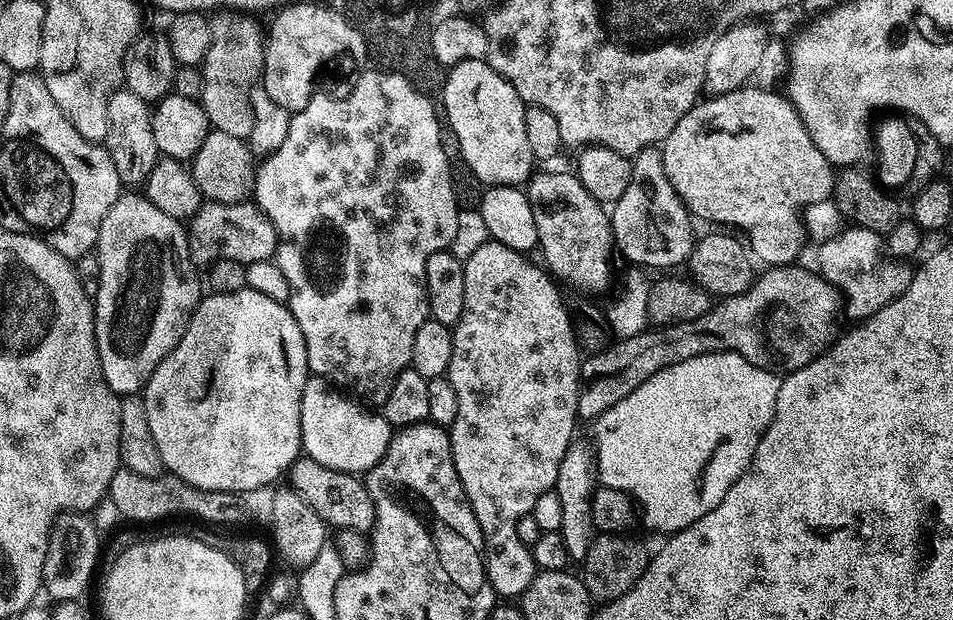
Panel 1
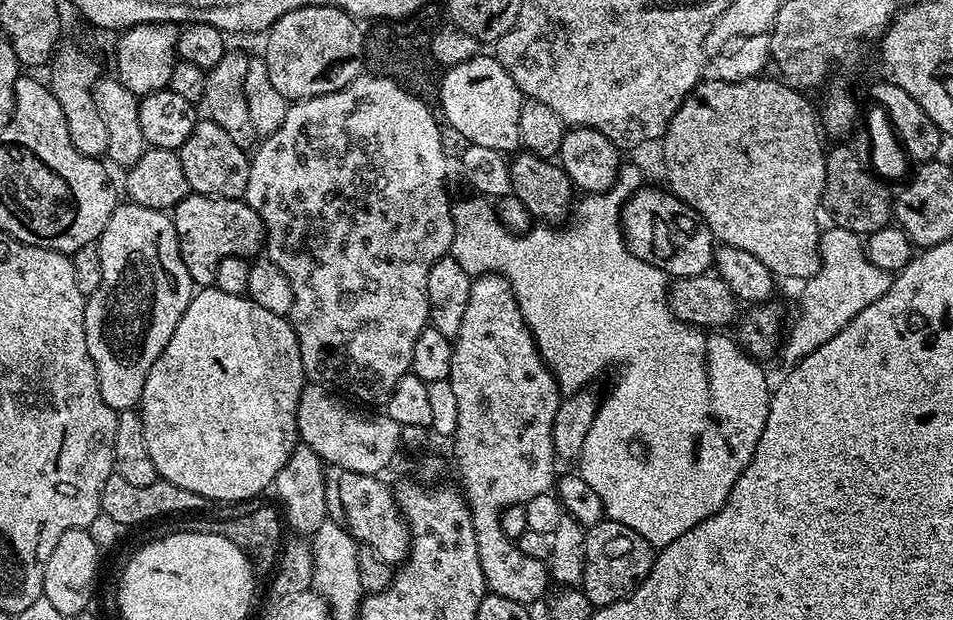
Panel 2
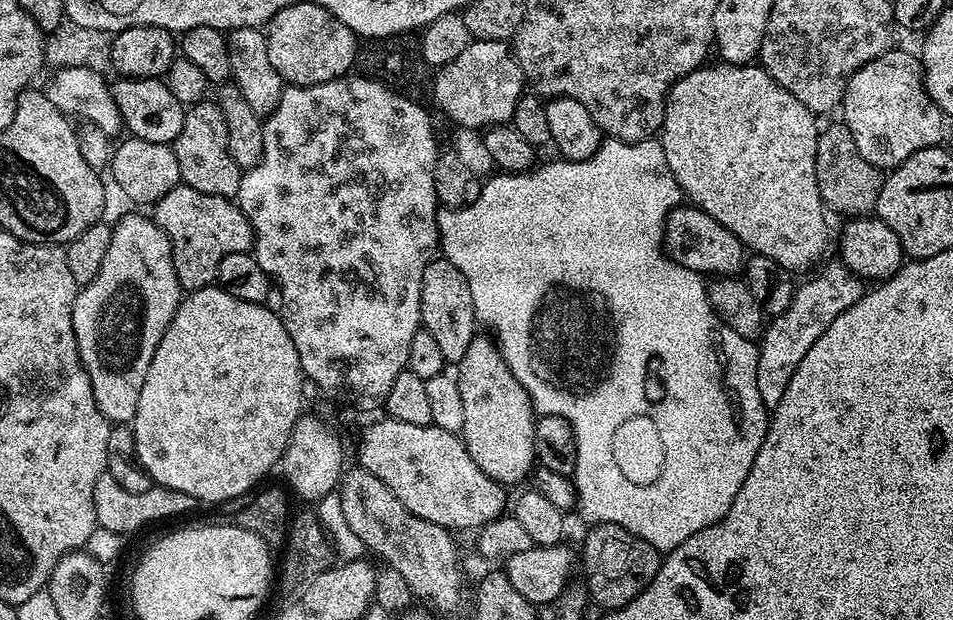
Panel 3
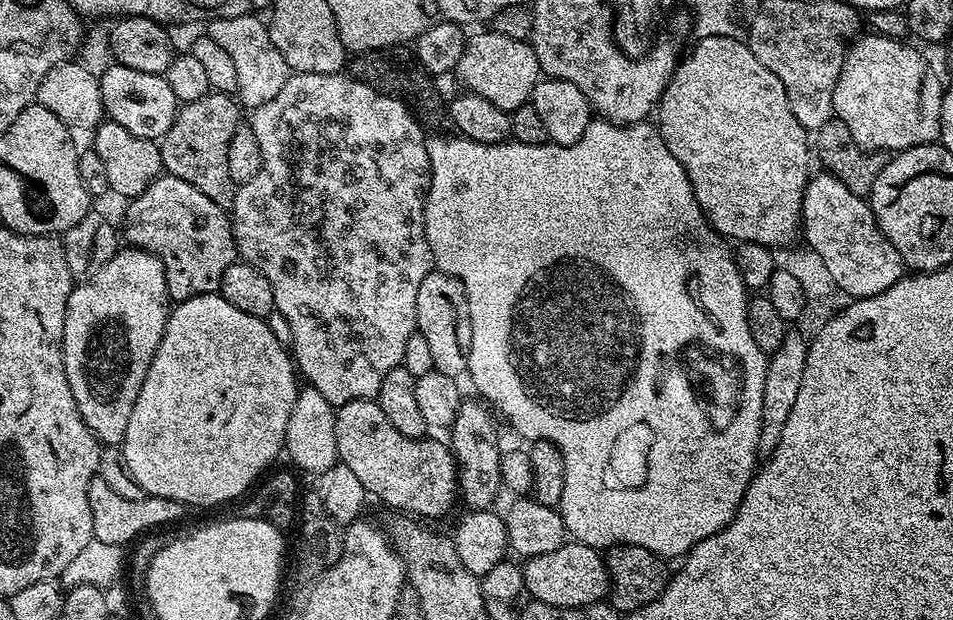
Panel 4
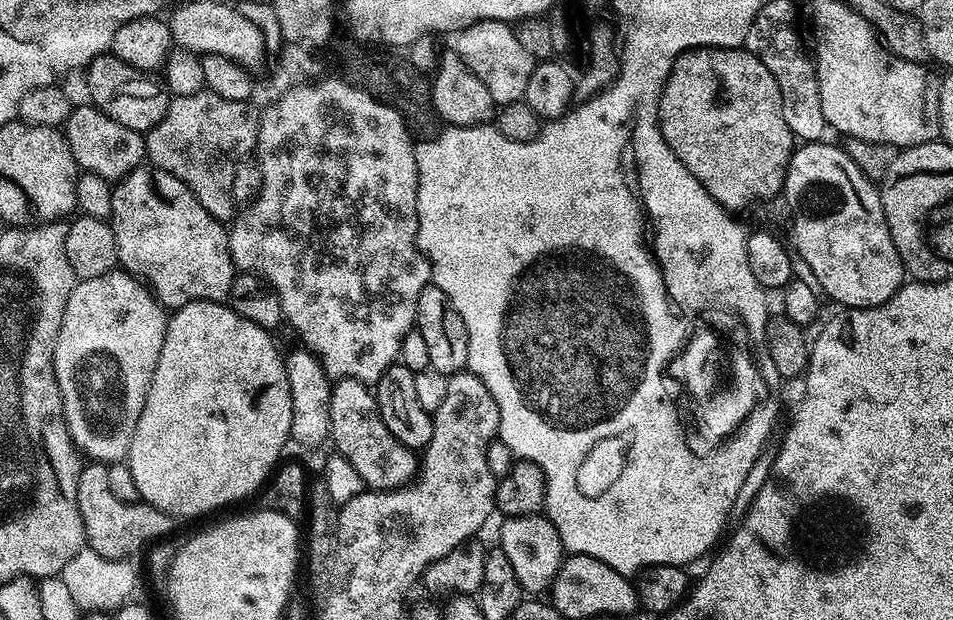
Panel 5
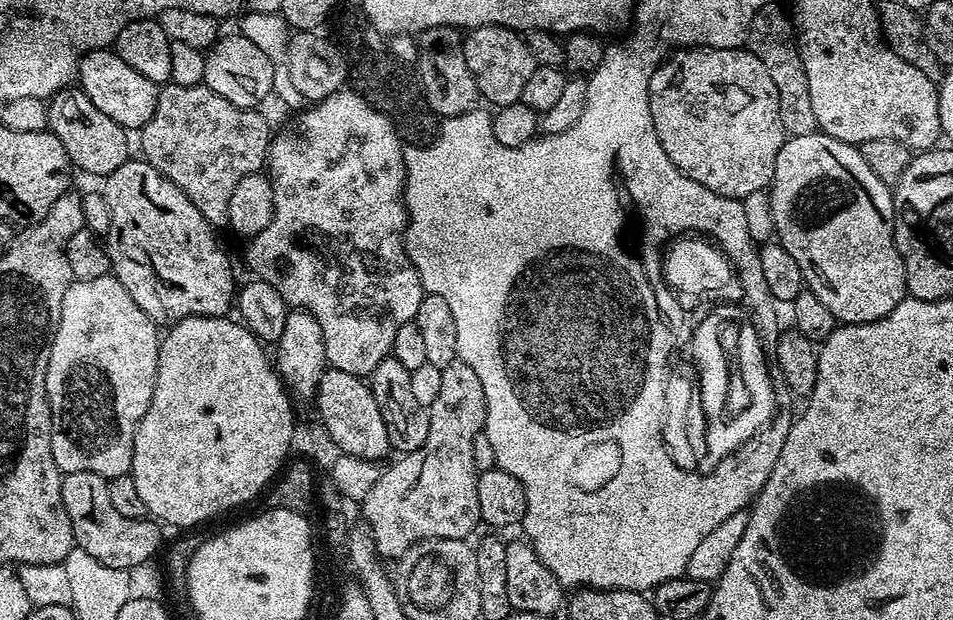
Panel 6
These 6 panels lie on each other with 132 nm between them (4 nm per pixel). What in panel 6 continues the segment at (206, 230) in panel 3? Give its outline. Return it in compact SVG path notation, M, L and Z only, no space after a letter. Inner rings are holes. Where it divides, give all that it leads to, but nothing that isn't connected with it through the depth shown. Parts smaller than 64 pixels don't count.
M129 158L122 166L118 166L118 170L114 170L107 176L105 184L108 185L103 185L102 191L110 206L110 218L112 219L112 229L106 234L108 256L112 260L111 275L115 276L118 282L122 282L122 286L130 294L130 298L134 298L134 302L138 302L138 306L153 318L159 317L159 312L165 312L166 315L172 316L171 318L228 316L234 308L234 297L238 292L238 280L232 277L232 264L228 261L228 256L224 253L219 238L212 233L215 232L213 225L209 224L206 218L202 218L198 206L194 206L194 202L190 202L190 198L186 198L184 191L178 186L174 186L174 182L170 182L170 178L166 178L161 172L154 170L154 166L150 166L148 161L143 158L137 158L137 160L136 158Z

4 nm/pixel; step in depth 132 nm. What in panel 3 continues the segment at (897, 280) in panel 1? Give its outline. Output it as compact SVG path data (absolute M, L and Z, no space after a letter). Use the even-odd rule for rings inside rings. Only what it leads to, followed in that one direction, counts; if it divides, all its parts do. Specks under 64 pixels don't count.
M834 260L816 278L793 291L790 306L786 306L781 316L771 317L758 344L760 357L756 371L758 394L762 394L765 408L771 410L782 402L782 394L786 394L786 386L790 386L790 378L794 370L798 370L802 358L806 358L810 346L822 338L826 326L830 326L838 314L850 310L850 306L860 300L863 292L864 284L860 277L841 261Z

